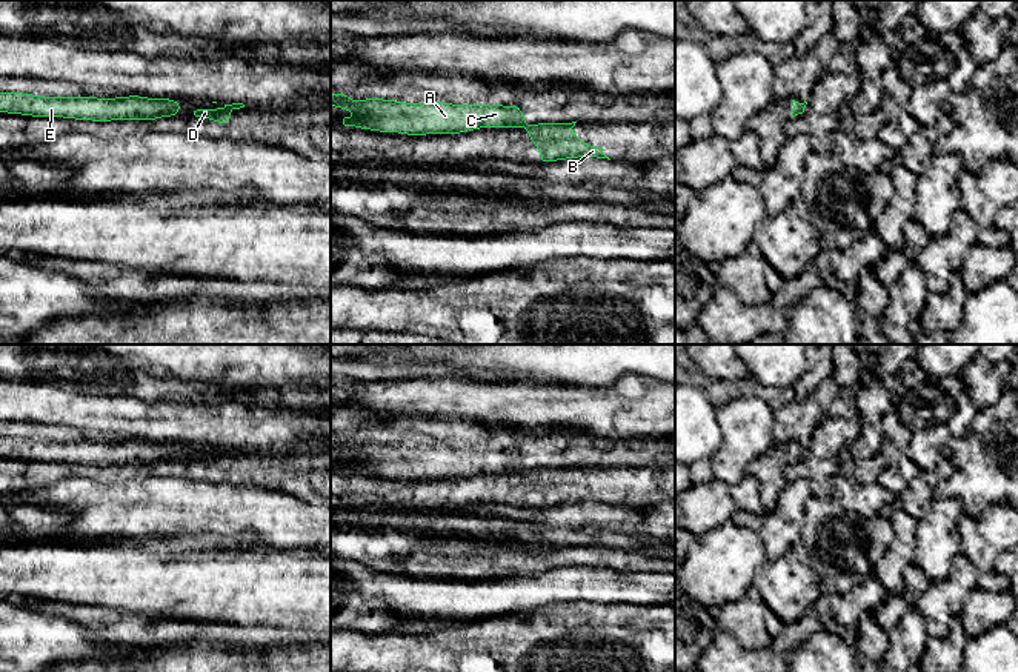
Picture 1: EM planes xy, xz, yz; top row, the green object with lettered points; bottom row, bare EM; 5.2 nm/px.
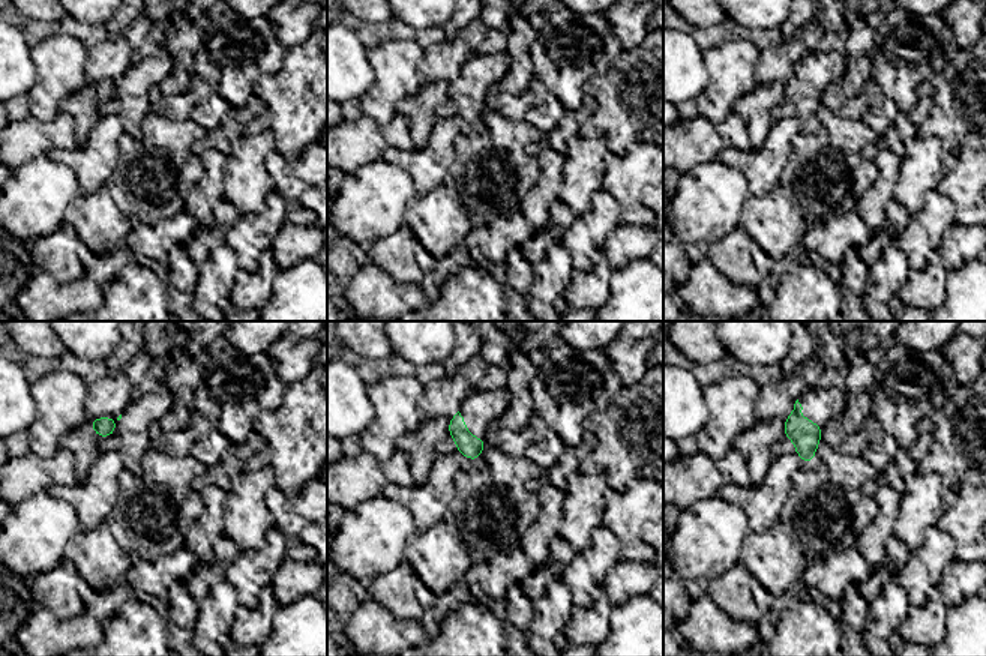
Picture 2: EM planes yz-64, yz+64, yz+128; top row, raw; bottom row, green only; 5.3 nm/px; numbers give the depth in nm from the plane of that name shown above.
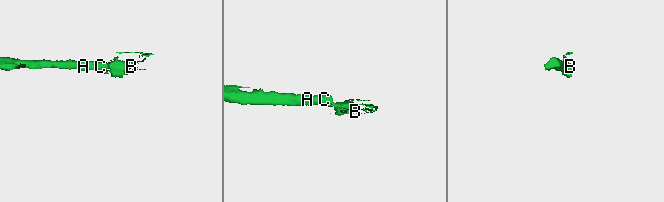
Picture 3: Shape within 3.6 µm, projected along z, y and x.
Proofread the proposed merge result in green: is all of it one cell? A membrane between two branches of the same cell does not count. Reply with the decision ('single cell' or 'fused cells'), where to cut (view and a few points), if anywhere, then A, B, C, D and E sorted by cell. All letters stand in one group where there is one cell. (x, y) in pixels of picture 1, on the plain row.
fused cells; cut in xz along (525, 468), (520, 471); A C E / B D

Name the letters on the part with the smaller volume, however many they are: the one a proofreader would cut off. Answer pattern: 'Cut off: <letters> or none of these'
Cut off: B, D

